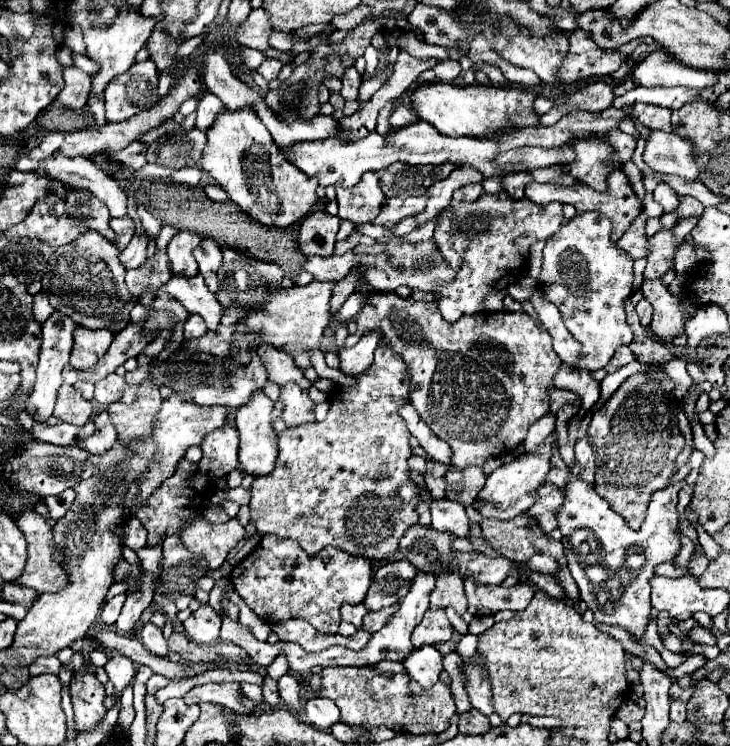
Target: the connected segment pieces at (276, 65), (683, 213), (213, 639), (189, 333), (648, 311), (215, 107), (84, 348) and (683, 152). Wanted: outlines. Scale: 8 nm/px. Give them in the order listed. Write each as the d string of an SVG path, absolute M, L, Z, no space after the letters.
M268 58L266 62L262 62L260 66L258 66L258 74L260 76L264 76L266 80L274 80L278 74L280 74L280 70L282 70L282 62L280 60L274 60L274 58Z
M684 196L676 212L678 212L680 218L690 218L690 216L700 218L704 214L704 206L694 196Z
M202 606L200 610L192 612L190 618L182 624L184 632L196 644L216 644L220 642L220 616L210 608Z
M192 314L186 324L184 324L184 338L190 340L190 338L198 338L202 334L206 334L206 324L204 324L204 318L198 316L198 314Z
M642 298L638 304L636 304L636 312L640 316L640 324L642 326L648 326L650 324L650 318L652 318L652 306L650 302L646 302L646 298Z
M204 92L202 98L200 98L200 104L198 104L198 116L196 116L196 126L206 132L212 122L216 120L216 114L224 108L224 104L210 92Z
M76 328L74 332L74 348L70 356L70 364L76 370L94 368L96 362L104 356L112 342L114 334L110 330L90 330L90 328Z
M652 132L642 154L644 162L660 174L676 174L688 182L700 180L694 144L676 132Z

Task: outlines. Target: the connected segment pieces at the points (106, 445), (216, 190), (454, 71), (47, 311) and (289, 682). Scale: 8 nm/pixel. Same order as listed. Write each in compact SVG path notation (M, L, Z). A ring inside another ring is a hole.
M100 412L94 418L94 424L96 424L96 432L92 436L88 436L80 446L84 450L88 450L90 454L104 454L114 446L116 430L114 430L114 424L110 422L108 412Z
M218 184L209 185L205 188L206 195L214 202L229 202L228 194Z
M438 60L432 70L434 70L438 82L448 82L450 84L460 76L460 66L454 60Z
M38 292L34 296L34 318L38 322L44 322L52 312L54 312L54 308L48 302L48 294L46 292Z
M284 674L280 680L278 680L278 692L280 692L280 702L288 708L288 710L294 710L298 712L302 708L300 704L300 684L294 676L290 674Z

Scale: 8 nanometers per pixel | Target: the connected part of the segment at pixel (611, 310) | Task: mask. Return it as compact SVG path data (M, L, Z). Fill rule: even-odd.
M582 212L548 238L544 248L540 288L558 306L566 328L582 344L582 354L588 354L580 362L580 368L586 370L604 368L620 346L632 342L632 330L624 314L624 298L632 290L634 260L616 246L610 232L610 218L598 212Z

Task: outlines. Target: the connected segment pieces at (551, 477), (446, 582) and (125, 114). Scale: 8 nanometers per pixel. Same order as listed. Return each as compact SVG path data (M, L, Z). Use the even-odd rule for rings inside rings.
M554 446L554 462L552 462L552 468L550 468L548 476L546 476L546 482L552 482L556 486L566 486L566 478L570 478L570 468L560 458L558 446Z
M456 570L438 574L436 588L430 594L430 606L432 608L452 606L458 614L466 612L466 596L464 596L464 588L462 588L462 578Z
M152 60L134 64L126 74L114 78L104 90L106 120L122 122L158 102L158 70Z

